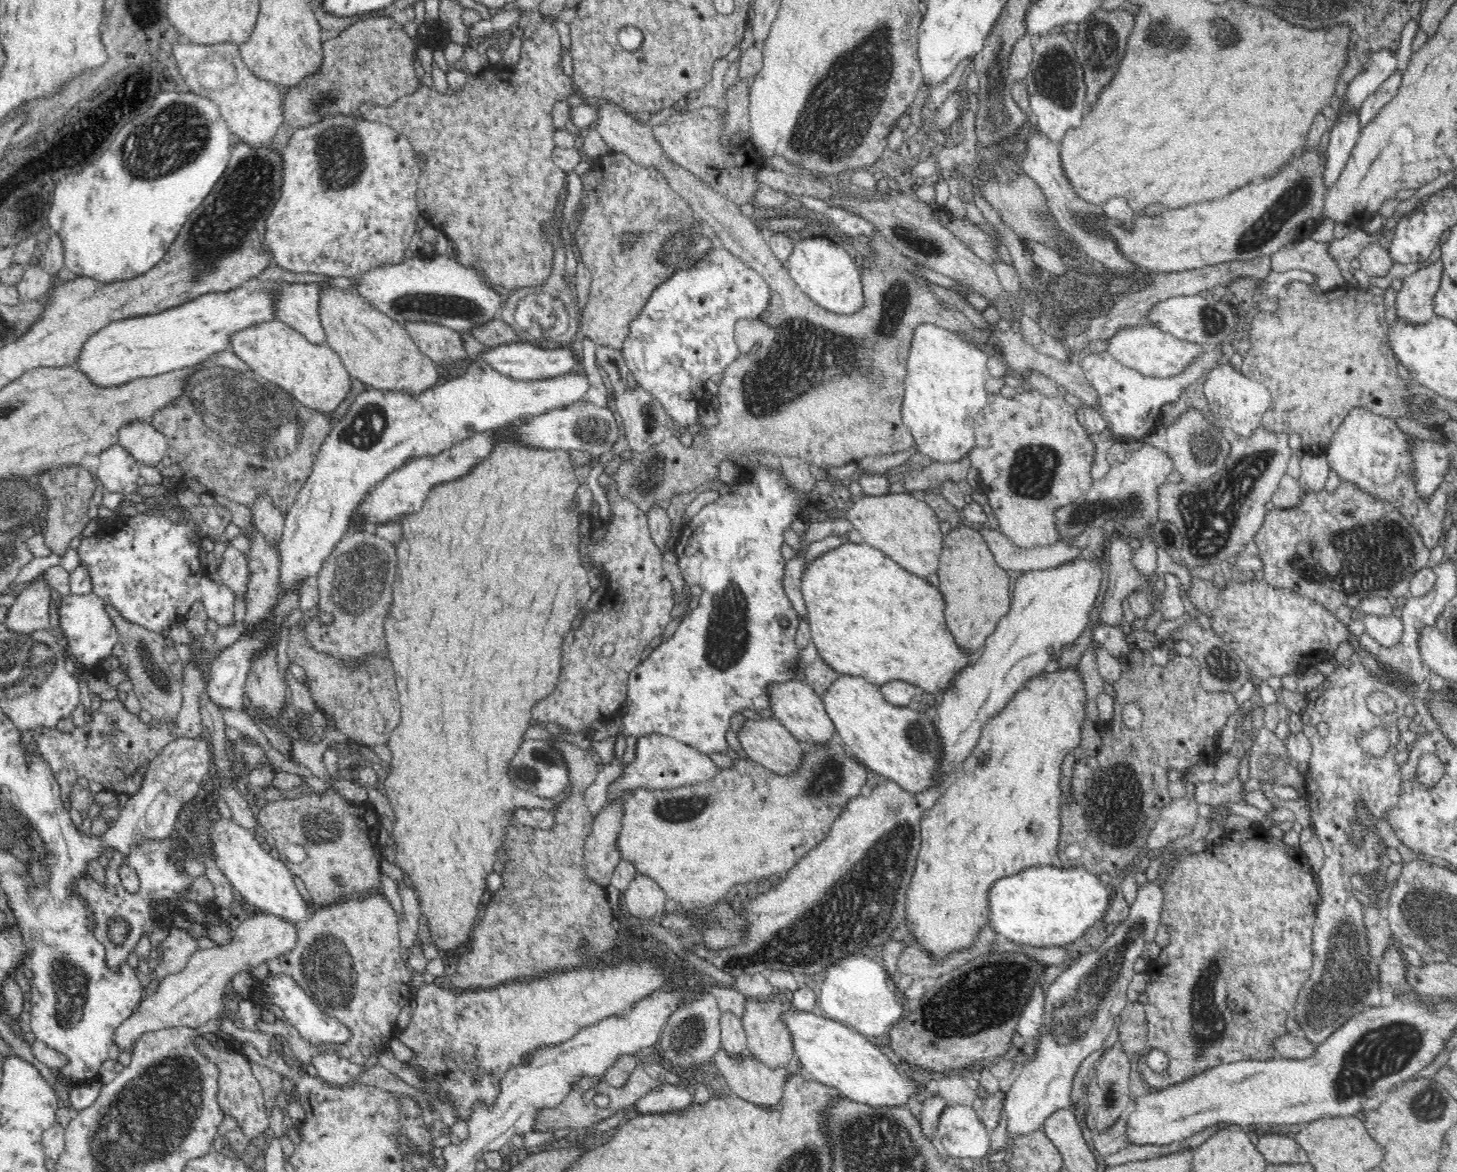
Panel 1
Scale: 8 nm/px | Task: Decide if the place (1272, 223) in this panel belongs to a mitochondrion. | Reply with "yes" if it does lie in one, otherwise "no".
yes

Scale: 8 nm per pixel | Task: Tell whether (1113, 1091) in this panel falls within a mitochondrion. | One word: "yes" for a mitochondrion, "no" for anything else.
yes

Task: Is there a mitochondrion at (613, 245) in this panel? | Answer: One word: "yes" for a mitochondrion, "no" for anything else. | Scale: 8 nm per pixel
no

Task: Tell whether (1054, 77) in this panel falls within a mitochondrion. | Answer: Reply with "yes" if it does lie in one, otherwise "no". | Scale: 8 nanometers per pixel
yes

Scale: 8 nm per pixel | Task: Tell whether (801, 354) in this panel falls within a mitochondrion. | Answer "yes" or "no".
yes

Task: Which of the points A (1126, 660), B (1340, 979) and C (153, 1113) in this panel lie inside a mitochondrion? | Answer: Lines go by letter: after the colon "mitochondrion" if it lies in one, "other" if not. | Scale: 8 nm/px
A: other
B: mitochondrion
C: mitochondrion

